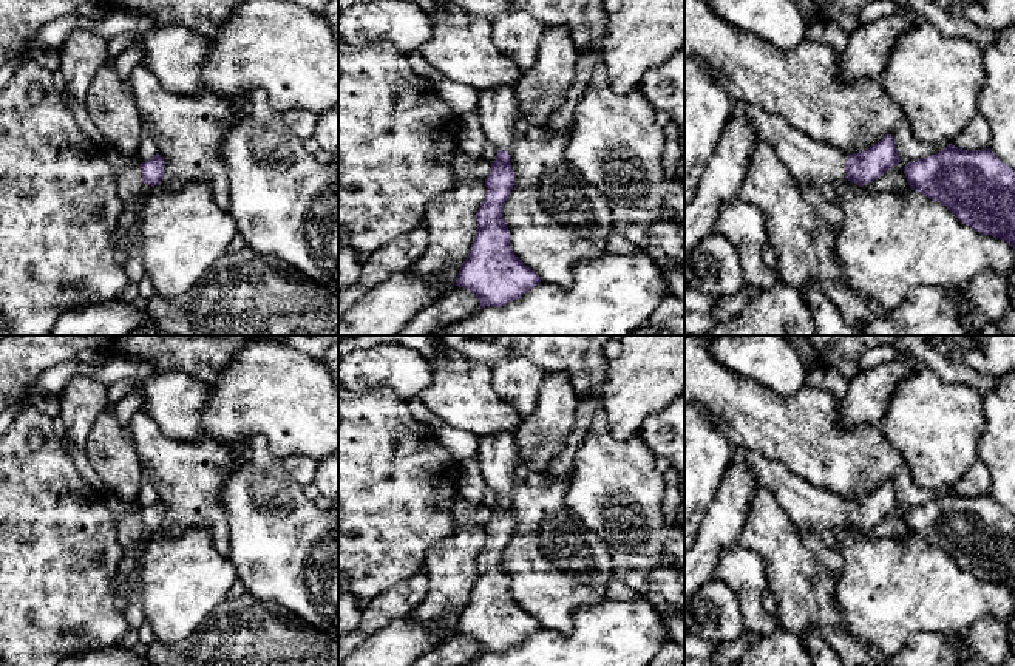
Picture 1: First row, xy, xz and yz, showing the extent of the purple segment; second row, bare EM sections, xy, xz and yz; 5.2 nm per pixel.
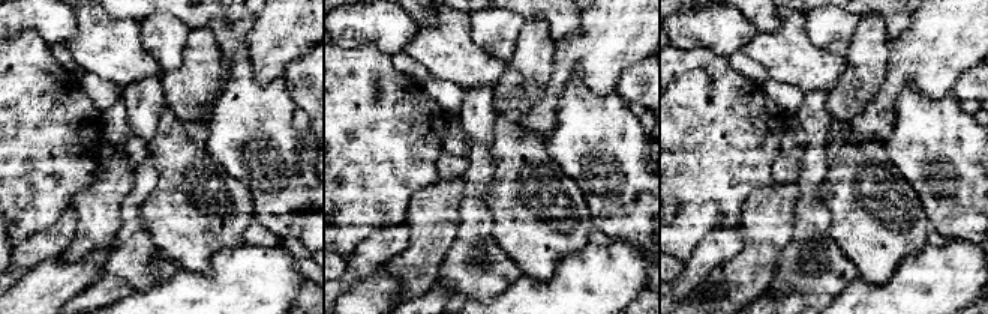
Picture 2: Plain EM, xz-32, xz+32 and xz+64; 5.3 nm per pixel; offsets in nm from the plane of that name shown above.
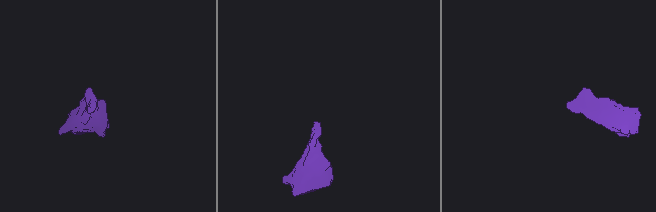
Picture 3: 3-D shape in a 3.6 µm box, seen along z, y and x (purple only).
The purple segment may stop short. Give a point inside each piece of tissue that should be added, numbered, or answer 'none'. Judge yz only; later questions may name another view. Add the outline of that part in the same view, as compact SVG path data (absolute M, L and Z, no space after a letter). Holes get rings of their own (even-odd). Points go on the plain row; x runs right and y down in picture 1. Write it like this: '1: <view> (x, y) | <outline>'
1: yz (807, 506) | M734 448L732 462L745 462L789 516L797 530L810 527L825 544L834 542L833 530L845 525L847 501L820 490L794 474L786 465L765 456Z

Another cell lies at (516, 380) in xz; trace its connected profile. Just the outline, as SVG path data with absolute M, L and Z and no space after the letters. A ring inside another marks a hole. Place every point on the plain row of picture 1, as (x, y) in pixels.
M505 358L491 366L494 392L524 419L531 416L545 371L527 358Z

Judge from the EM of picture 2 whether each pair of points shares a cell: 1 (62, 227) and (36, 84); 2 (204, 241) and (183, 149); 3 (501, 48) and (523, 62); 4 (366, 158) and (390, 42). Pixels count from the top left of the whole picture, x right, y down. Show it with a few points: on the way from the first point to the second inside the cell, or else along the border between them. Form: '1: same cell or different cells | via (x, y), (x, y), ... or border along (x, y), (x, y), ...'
1: different cells | border along (69, 205), (57, 220), (30, 236)
2: same cell | via (191, 218), (191, 211), (179, 191), (180, 172)
3: different cells | border along (525, 23), (519, 32), (513, 56), (507, 62)
4: different cells | border along (353, 45), (374, 44), (390, 57)

